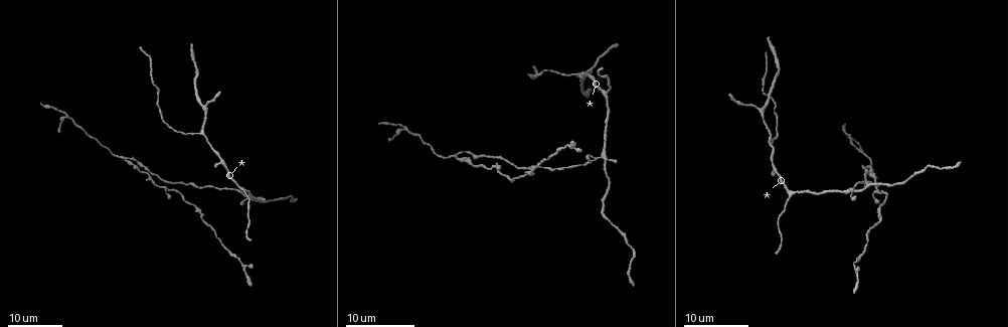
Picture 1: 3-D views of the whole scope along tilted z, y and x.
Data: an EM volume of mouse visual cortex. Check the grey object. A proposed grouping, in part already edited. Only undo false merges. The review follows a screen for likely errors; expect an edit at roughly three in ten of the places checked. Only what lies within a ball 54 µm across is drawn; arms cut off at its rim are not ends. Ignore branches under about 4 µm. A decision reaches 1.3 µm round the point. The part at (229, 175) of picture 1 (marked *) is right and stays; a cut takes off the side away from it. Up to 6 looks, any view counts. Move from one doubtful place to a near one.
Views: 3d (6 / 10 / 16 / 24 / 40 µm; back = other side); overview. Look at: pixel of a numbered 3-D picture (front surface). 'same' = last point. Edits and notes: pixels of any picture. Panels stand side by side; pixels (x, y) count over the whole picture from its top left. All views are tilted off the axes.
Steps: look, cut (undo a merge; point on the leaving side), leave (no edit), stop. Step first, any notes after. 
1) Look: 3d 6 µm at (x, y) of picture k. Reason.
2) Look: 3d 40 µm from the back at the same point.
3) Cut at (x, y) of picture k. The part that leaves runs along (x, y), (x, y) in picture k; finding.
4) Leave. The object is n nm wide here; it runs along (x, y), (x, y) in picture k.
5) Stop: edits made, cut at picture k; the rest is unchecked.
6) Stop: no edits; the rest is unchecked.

Look: 3d 16 µm at (607, 96) of picture 1. Small branch off a trunk.

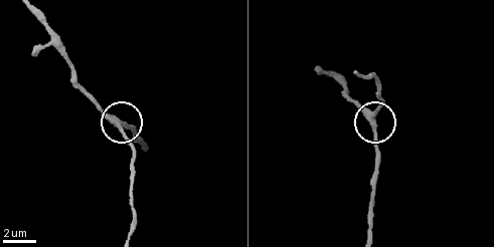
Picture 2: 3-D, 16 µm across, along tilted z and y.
Look: 3d 10 µm at (120, 125) of picture 2. Zoom in.

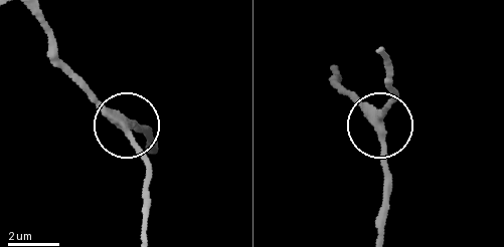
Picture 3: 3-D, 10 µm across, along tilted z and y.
Leave. The side arm is 12 µm long; it runs along (58, 56), (121, 118), (146, 170) in picture 3; all the same neuron.

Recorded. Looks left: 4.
Look: 3d 24 µm at (603, 155) of picture 1. Two arms at a narrow angle.

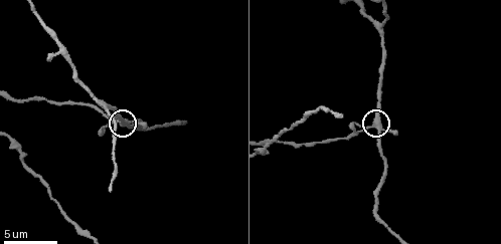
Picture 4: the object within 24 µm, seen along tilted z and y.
Look: 3d 10 µm at (376, 124) of picture 4. Closer look.

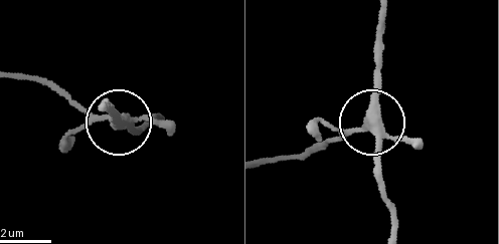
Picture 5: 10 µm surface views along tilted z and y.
Cut at (160, 125) of picture 5. The part that leaves runs along (371, 128), (348, 129), (301, 157), (266, 161) in picture 5; two neurons meet here.

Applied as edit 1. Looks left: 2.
Stop: edits made, cut at picture 5; the rest is unchecked.

